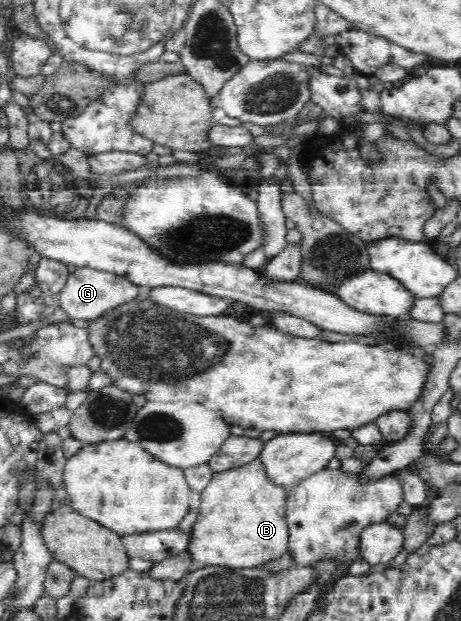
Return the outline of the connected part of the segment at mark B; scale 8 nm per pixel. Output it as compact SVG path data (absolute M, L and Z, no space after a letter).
M261 459L242 467L214 473L202 491L198 518L188 547L201 565L255 568L286 553L288 488L273 482Z

